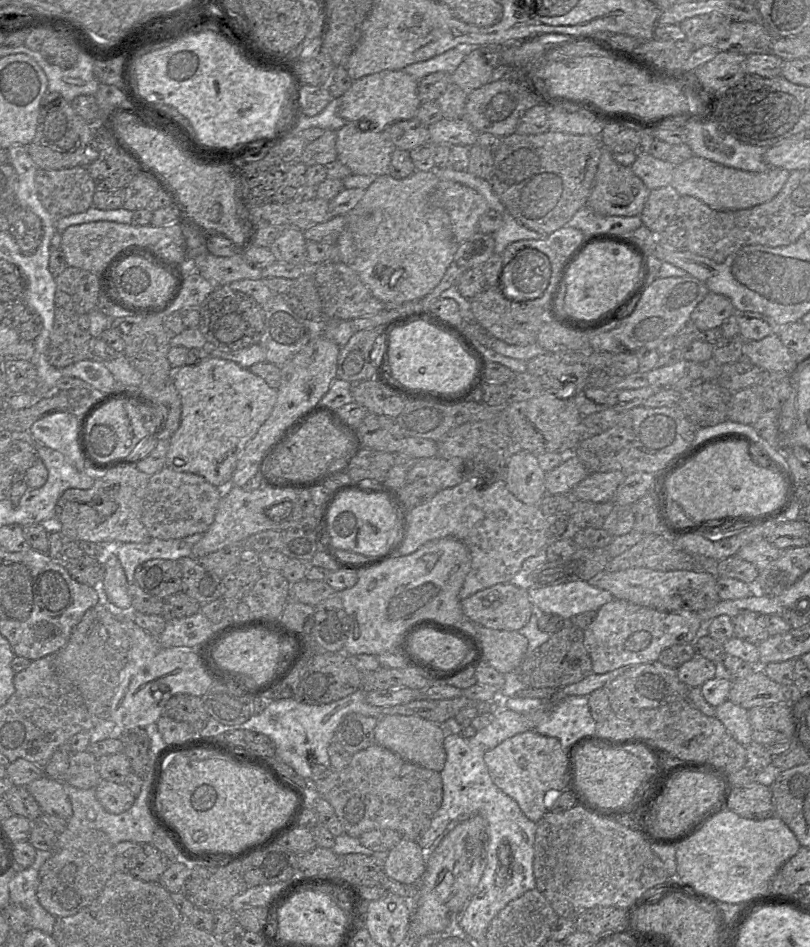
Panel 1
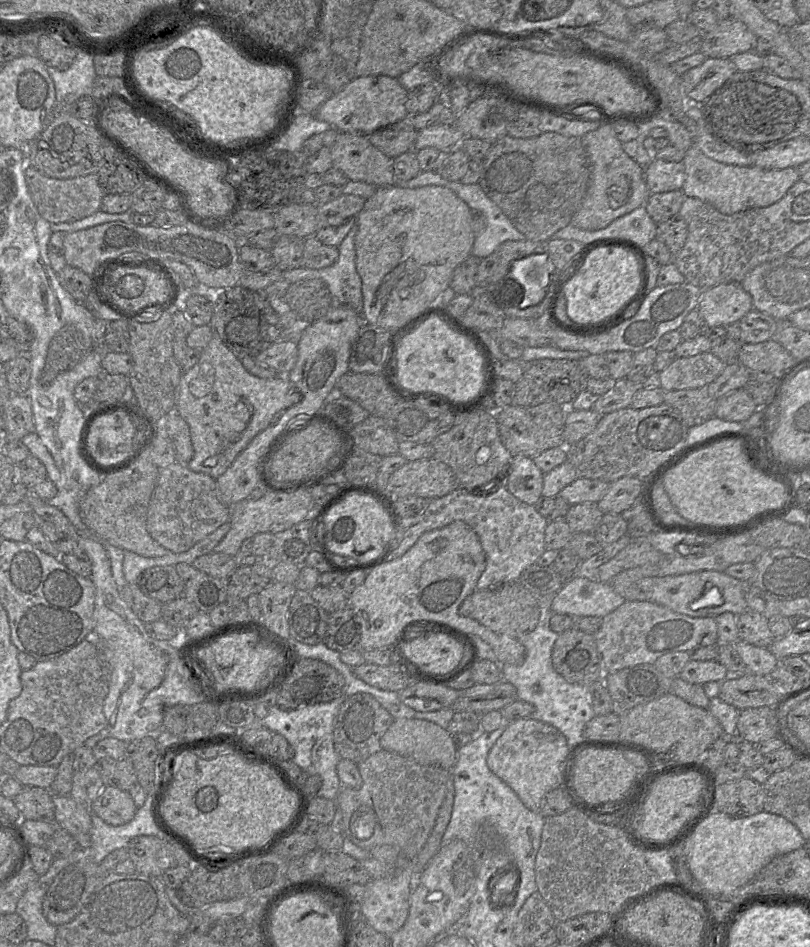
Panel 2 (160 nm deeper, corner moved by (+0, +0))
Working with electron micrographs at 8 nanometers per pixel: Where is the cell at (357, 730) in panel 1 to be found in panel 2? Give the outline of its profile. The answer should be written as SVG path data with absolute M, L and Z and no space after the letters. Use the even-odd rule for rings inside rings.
M354 694L343 702L335 719L334 749L341 759L358 764L381 749L380 739L393 721L393 717L371 695Z

